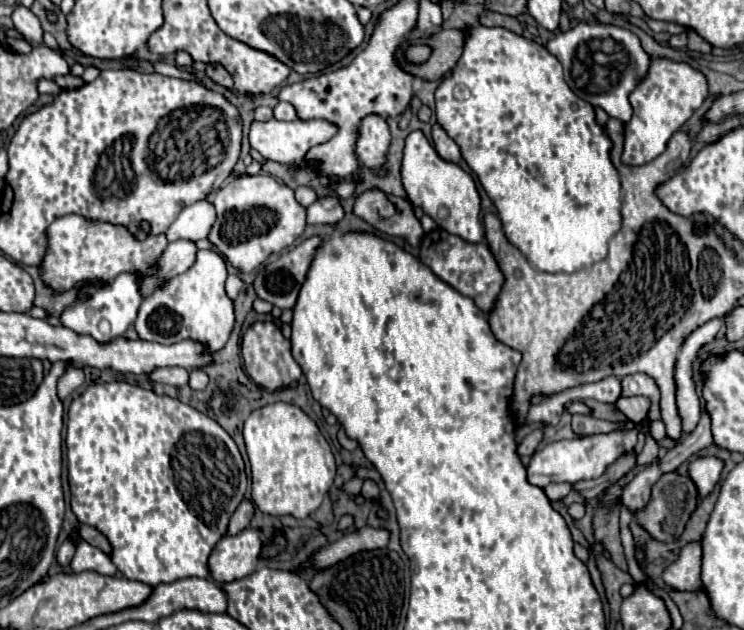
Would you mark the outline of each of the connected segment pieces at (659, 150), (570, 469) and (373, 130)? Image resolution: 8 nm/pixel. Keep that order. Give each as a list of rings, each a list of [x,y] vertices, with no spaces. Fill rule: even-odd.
[[[653,58],[645,82],[631,94],[633,118],[625,128],[625,150],[621,160],[625,164],[647,164],[665,152],[669,138],[693,116],[693,112],[709,96],[705,76],[685,62],[667,58]]]
[[[613,430],[607,434],[593,434],[575,440],[559,440],[551,442],[545,448],[537,450],[527,466],[527,478],[531,484],[545,488],[549,482],[569,482],[575,484],[579,480],[593,480],[605,474],[607,466],[615,464],[623,454],[633,452],[635,442],[629,436],[629,430]]]
[[[367,114],[361,122],[359,122],[359,130],[357,130],[357,146],[355,152],[359,156],[359,160],[371,168],[377,170],[379,174],[383,174],[383,164],[385,164],[385,154],[389,148],[389,126],[387,120],[379,114]]]

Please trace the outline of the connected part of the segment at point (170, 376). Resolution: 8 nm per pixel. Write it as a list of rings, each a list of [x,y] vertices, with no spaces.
[[[161,368],[161,370],[153,370],[149,378],[153,382],[161,382],[161,384],[181,388],[189,382],[189,370],[185,370],[185,368]]]

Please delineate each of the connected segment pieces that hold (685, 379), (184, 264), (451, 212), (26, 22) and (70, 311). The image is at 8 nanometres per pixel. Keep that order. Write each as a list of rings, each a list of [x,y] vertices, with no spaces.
[[[713,318],[707,324],[699,326],[685,344],[681,346],[677,364],[675,364],[675,400],[677,400],[677,414],[683,424],[683,432],[691,434],[699,422],[701,414],[701,394],[697,390],[697,368],[693,368],[701,346],[711,344],[721,330],[721,320]]]
[[[175,240],[167,246],[165,254],[161,256],[159,262],[159,278],[169,280],[175,278],[177,274],[183,274],[189,270],[195,262],[197,256],[197,246],[193,240]]]
[[[421,130],[411,132],[405,140],[401,176],[403,176],[403,186],[409,202],[413,206],[423,208],[423,212],[431,216],[439,228],[463,238],[465,242],[473,242],[473,244],[485,242],[485,228],[479,218],[481,198],[475,180],[457,164],[443,160],[437,154],[437,150],[429,144],[429,140],[423,136]]]
[[[17,6],[13,12],[13,24],[15,30],[31,44],[31,46],[43,46],[43,28],[37,20],[37,16],[25,8],[25,6]]]
[[[119,274],[113,284],[99,288],[89,300],[77,300],[75,306],[67,308],[61,314],[61,324],[75,330],[77,334],[89,334],[97,342],[111,342],[117,336],[123,336],[129,324],[135,322],[137,310],[141,306],[141,296],[139,296],[139,286],[135,274]]]

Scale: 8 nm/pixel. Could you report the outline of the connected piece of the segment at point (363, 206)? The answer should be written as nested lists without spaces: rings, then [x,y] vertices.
[[[369,190],[357,196],[355,214],[387,236],[405,238],[413,248],[421,244],[423,228],[413,214],[413,206],[403,198]]]

